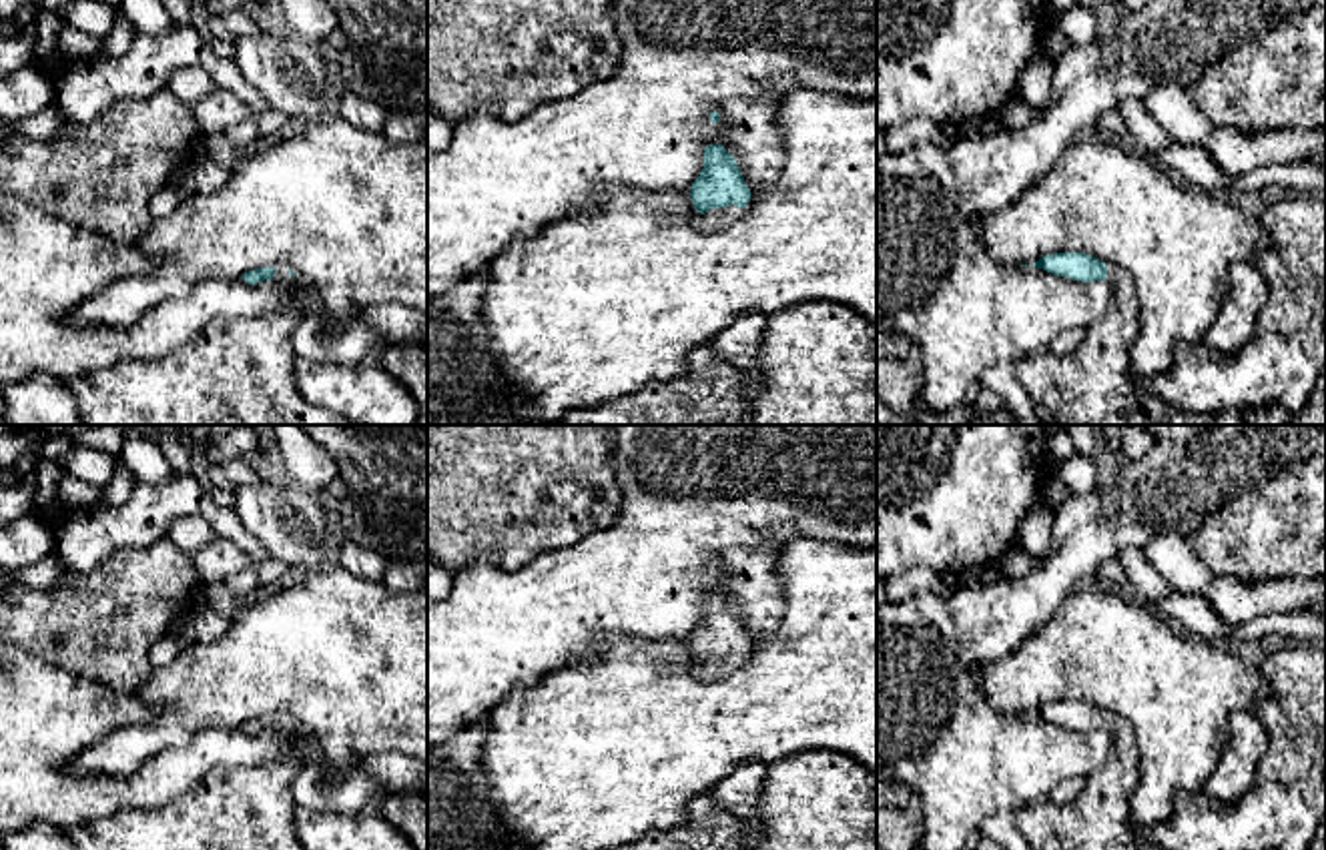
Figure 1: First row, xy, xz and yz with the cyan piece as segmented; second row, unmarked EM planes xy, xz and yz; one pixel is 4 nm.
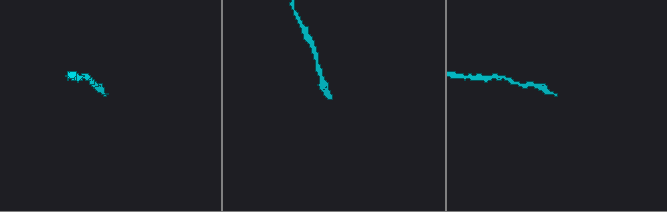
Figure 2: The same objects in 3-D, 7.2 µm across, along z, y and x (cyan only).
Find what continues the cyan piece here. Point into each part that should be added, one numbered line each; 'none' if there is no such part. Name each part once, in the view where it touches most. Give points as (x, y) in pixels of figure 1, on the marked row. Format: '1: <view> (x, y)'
1: xz (729, 215)

